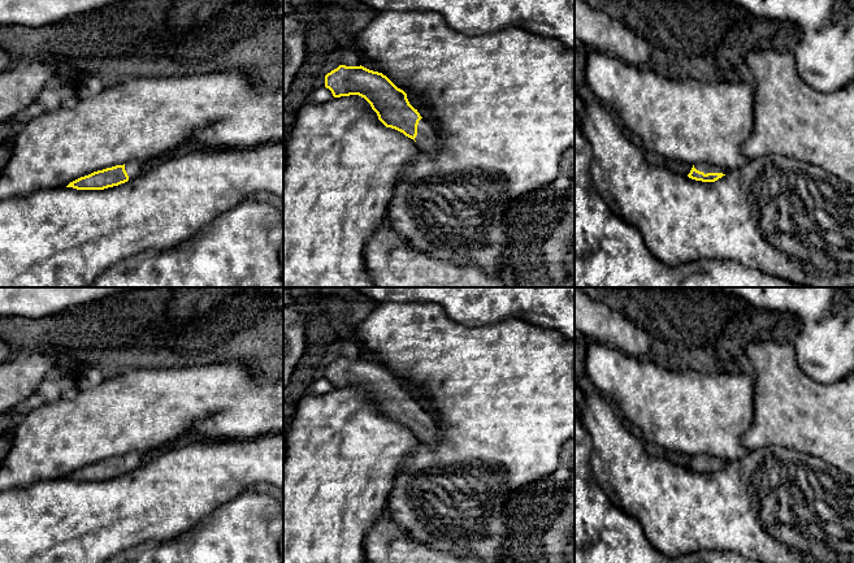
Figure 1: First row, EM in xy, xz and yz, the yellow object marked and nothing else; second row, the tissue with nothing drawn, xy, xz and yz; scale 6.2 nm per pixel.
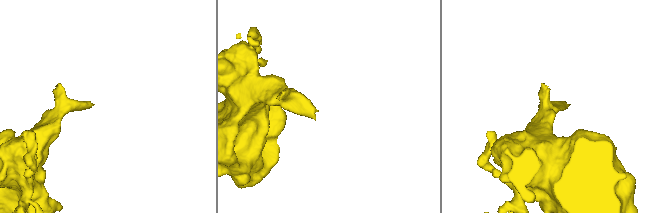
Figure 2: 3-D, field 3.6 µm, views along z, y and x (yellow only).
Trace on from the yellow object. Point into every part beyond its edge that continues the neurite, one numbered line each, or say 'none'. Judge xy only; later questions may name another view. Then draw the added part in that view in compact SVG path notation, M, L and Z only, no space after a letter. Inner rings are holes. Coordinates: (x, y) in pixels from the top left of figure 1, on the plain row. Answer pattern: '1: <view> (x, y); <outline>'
1: xy (134, 459); M130 452L125 455L125 462L129 467L129 472L143 464L144 452Z

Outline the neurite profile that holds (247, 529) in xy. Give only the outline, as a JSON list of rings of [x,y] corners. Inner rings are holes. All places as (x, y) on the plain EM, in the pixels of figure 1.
[[[252,489],[217,507],[199,524],[169,541],[147,541],[126,549],[105,563],[281,563],[278,545],[283,537],[283,510],[270,494]]]

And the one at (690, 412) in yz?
[[[588,342],[586,374],[604,398],[611,398],[647,442],[681,455],[712,455],[725,465],[741,460],[749,450],[741,438],[754,420],[755,377],[747,373],[677,371],[653,360],[629,356],[598,342]]]

